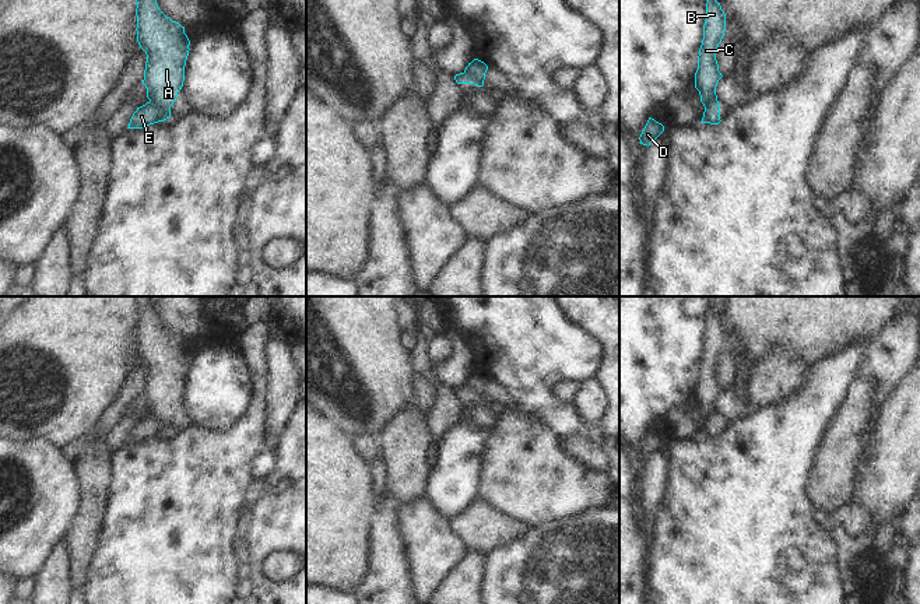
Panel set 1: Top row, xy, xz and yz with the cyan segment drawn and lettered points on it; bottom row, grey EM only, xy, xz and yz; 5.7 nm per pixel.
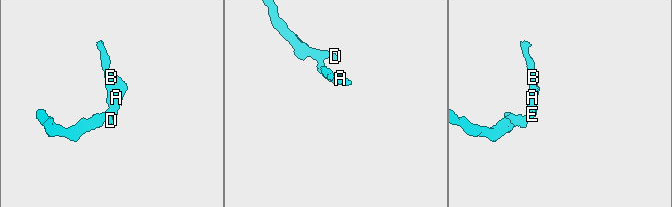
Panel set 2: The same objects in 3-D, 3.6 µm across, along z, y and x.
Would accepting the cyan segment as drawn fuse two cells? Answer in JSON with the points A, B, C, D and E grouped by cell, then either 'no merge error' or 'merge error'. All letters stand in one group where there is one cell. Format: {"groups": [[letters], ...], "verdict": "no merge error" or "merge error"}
{"groups": [["A", "B", "C"], ["D", "E"]], "verdict": "merge error"}

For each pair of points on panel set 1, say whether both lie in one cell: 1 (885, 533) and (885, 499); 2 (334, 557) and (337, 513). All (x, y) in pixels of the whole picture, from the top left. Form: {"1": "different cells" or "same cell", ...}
{"1": "different cells", "2": "same cell"}

